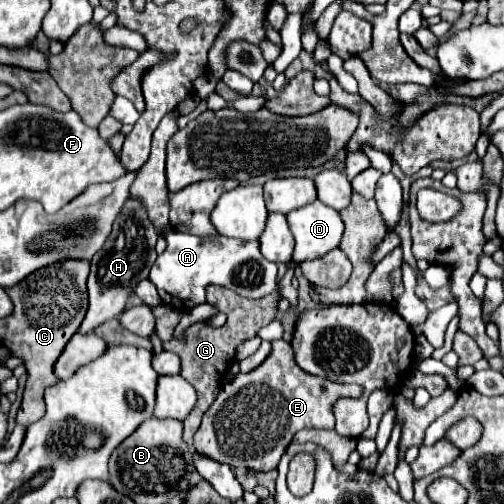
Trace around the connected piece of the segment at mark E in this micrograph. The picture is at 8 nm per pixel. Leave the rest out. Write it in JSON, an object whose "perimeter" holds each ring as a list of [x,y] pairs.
{"perimeter":[[[273,340],[271,354],[249,374],[237,374],[229,384],[221,386],[219,396],[203,416],[201,428],[193,438],[195,450],[223,464],[245,466],[257,472],[271,472],[293,436],[303,428],[333,430],[333,404],[339,398],[359,398],[361,386],[337,384],[327,378],[311,376],[293,362],[291,344]]]}

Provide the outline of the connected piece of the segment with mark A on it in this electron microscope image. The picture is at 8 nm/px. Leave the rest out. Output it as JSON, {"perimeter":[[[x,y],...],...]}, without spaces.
{"perimeter":[[[169,232],[167,250],[157,258],[149,272],[149,280],[157,286],[161,302],[175,306],[179,310],[189,310],[205,302],[205,292],[209,284],[225,286],[243,298],[263,298],[277,290],[277,266],[263,258],[259,252],[259,242],[235,240],[225,236],[201,238],[183,232]]]}

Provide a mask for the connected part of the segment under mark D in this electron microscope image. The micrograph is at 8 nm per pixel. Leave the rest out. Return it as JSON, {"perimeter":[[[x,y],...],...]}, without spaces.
{"perimeter":[[[315,200],[303,208],[287,214],[289,228],[295,236],[293,260],[315,260],[337,248],[343,236],[343,222],[339,212]]]}

